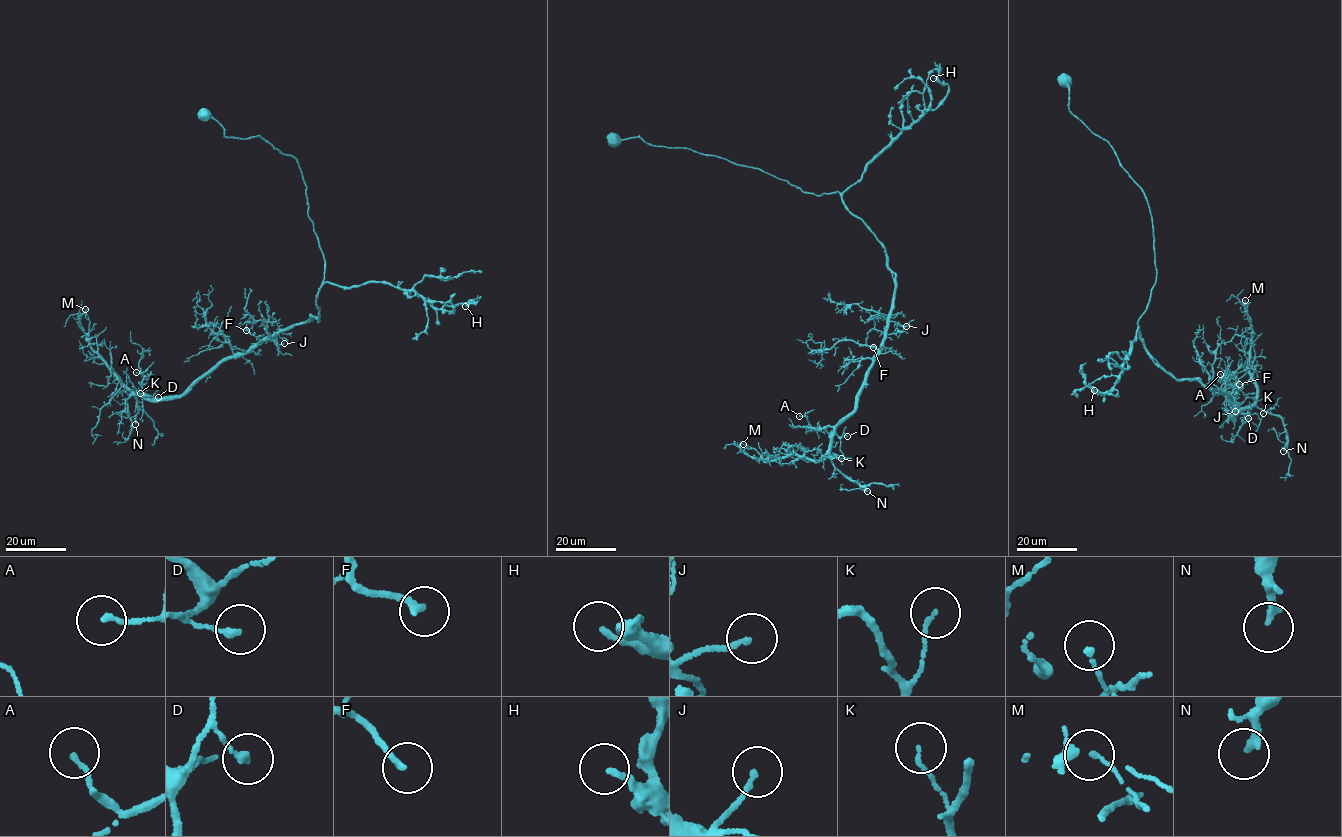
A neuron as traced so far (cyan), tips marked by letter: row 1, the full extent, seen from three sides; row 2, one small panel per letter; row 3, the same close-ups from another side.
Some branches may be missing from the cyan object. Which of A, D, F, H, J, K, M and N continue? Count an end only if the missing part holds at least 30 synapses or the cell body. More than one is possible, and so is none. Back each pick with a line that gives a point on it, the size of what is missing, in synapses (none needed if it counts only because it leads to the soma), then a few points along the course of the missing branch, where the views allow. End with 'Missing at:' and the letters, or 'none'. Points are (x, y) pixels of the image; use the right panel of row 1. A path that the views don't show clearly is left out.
Missing at: none

